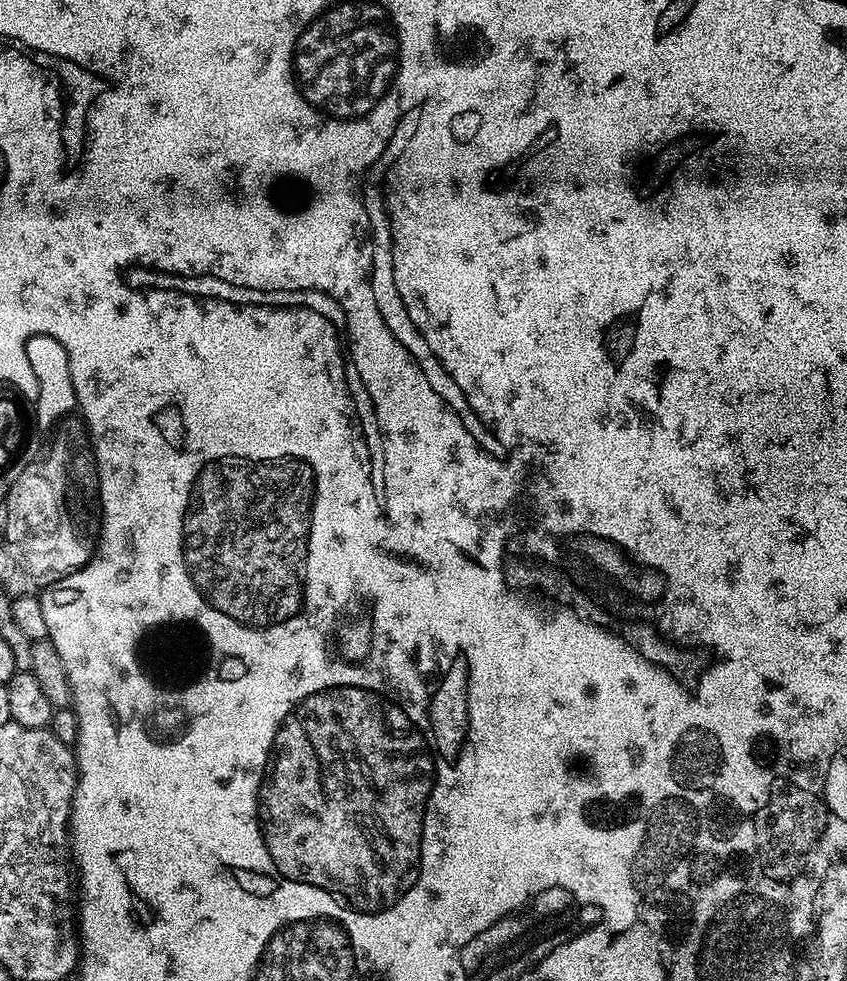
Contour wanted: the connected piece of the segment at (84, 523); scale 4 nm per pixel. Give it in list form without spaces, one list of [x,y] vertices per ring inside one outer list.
[[[79,414],[66,416],[59,421],[59,428],[56,449],[45,458],[44,464],[32,464],[30,475],[23,482],[7,485],[8,498],[4,504],[8,517],[4,520],[3,543],[12,549],[16,559],[40,586],[58,582],[89,564],[100,539],[100,471],[96,469],[96,457],[90,454],[92,439],[88,437],[84,417]]]

